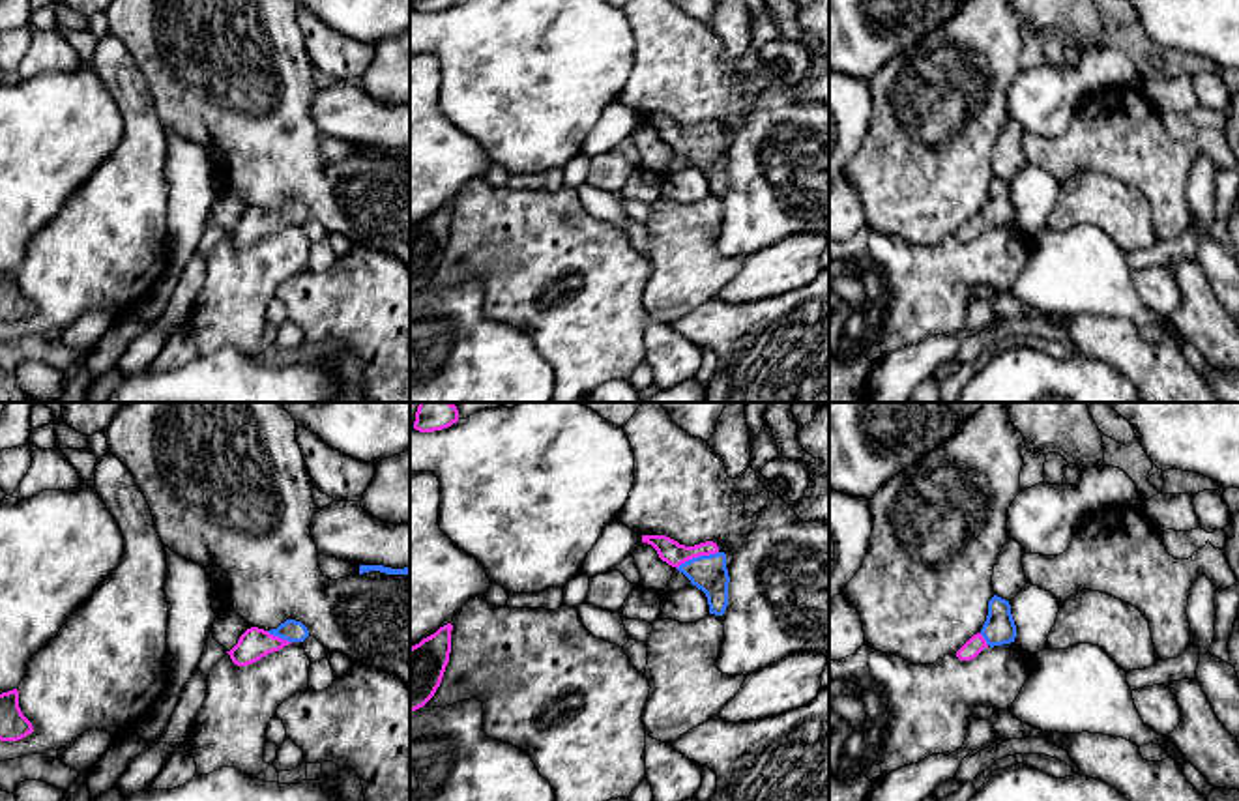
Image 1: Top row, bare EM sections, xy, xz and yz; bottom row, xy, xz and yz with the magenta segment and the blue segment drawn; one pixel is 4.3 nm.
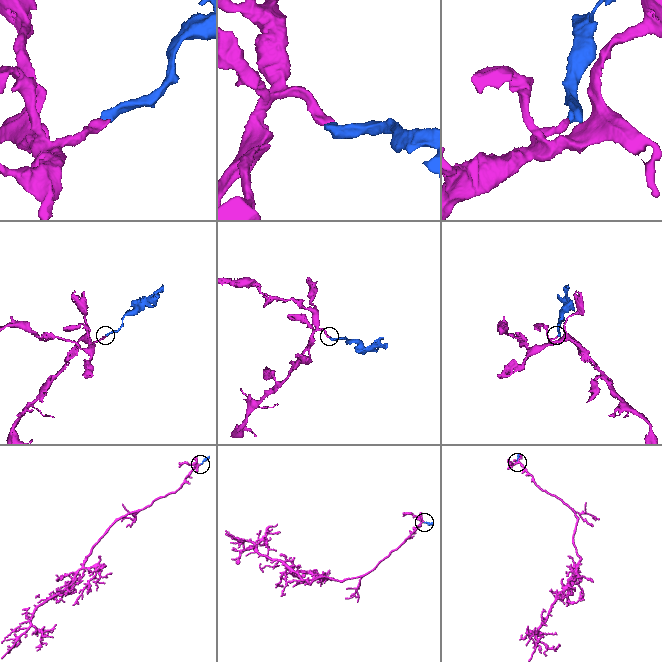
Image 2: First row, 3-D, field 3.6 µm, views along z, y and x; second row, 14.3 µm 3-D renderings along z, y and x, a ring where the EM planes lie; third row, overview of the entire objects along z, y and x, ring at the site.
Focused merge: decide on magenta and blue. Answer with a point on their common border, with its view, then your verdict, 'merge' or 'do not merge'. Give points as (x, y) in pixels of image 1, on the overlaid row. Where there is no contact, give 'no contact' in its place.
xz (697, 556) | merge

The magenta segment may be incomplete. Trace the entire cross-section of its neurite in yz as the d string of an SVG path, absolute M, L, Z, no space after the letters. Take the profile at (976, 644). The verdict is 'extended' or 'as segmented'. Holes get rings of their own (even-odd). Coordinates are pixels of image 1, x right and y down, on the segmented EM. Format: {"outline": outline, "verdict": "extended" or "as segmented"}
{"outline": "M994 595L988 601L988 616L983 629L973 634L958 651L960 661L975 659L984 648L1011 644L1016 638L1016 625L1009 601Z", "verdict": "extended"}

